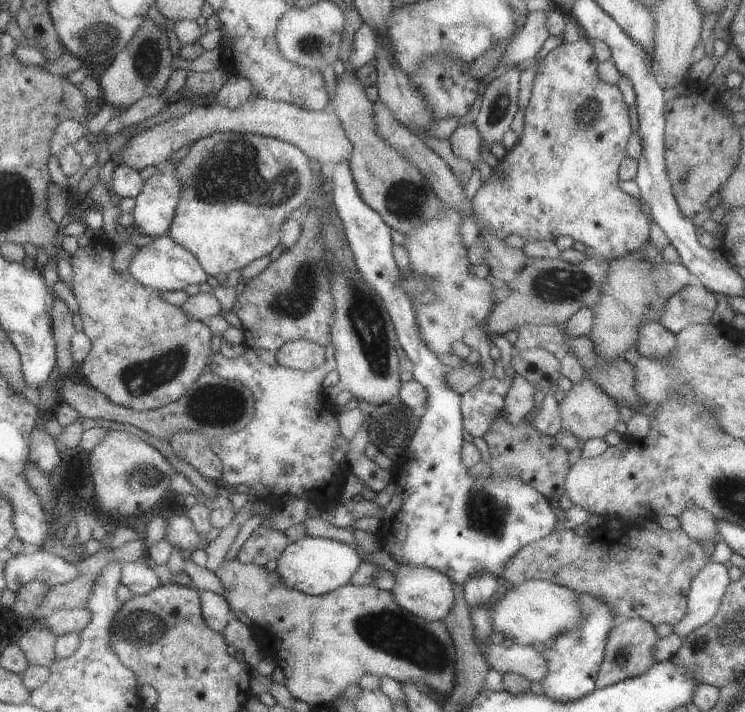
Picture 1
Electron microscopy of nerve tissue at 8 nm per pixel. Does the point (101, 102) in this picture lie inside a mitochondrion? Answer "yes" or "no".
no

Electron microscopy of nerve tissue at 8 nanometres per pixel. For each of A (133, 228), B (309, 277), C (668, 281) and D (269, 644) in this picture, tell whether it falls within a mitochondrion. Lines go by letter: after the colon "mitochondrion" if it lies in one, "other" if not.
A: other
B: mitochondrion
C: mitochondrion
D: other

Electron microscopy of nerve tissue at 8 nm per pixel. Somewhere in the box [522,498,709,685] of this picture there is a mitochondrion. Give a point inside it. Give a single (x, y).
(623, 654)

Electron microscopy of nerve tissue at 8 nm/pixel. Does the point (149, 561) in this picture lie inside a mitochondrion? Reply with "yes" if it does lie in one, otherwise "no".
no

